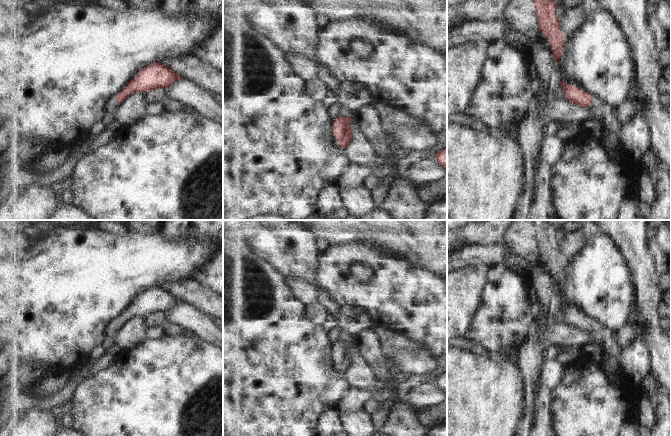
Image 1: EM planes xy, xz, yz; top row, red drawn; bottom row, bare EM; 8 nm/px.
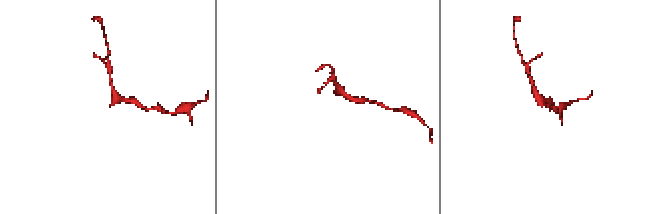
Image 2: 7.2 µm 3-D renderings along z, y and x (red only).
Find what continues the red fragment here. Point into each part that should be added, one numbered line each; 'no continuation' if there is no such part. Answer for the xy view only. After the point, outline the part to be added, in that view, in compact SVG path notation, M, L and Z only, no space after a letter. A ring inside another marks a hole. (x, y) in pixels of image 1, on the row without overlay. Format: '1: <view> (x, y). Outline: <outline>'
1: xy (113, 330). Outline: M113 322L108 330L107 330L107 335L109 335L110 337L112 337L113 339L115 339L119 333L120 329L117 327L116 323Z

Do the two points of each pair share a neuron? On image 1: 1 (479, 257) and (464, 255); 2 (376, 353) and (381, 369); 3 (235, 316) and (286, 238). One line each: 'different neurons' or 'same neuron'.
1: same neuron
2: same neuron
3: different neurons

